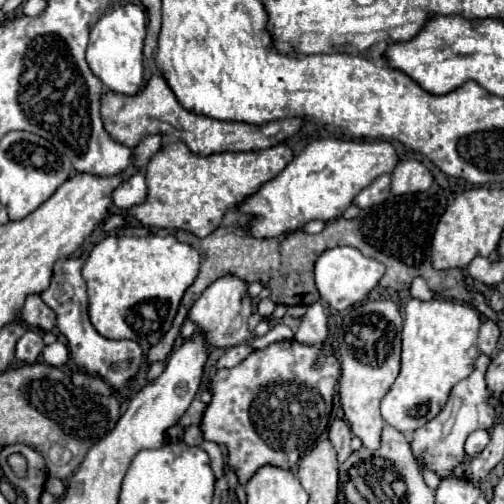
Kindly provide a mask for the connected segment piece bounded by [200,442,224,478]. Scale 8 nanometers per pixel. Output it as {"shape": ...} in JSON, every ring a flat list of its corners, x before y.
{"shape":[[202,442,200,448,208,452,210,464,212,464,212,470,214,470,216,478,222,478,224,476,224,460,222,460,222,452,220,452,218,444,214,444,214,442]]}

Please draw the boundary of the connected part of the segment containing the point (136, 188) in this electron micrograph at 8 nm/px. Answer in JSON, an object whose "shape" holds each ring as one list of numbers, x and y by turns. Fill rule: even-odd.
{"shape":[[136,170,130,178,122,180,122,184,112,192,112,200,118,208,126,210,134,204,140,204,146,200,146,182,144,182,144,172]]}

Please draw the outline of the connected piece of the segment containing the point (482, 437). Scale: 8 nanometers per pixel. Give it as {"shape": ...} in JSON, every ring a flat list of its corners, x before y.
{"shape":[[478,430,467,438,464,446,465,453,472,458,472,456,480,454,488,442,490,442,490,434,486,430]]}

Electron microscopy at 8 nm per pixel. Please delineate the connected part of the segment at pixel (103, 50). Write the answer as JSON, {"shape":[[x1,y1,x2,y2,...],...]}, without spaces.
{"shape":[[136,4,116,6,110,14,104,14,96,22,96,26,90,30,86,62,94,72,94,76,98,76,102,84,112,92,118,92,124,96,138,94,144,82,144,66,142,66,144,36,146,36,146,14]]}

